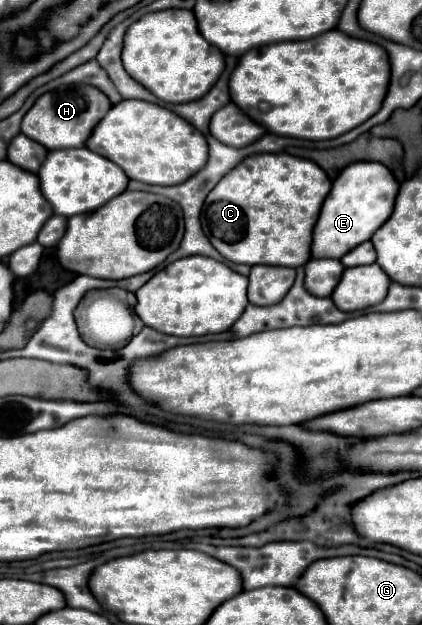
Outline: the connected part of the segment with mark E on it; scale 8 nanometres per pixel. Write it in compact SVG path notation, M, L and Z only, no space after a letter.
M356 161L350 163L332 183L332 189L322 205L318 223L314 227L312 257L340 259L348 249L368 241L372 233L388 221L398 195L398 181L394 173L378 161Z

